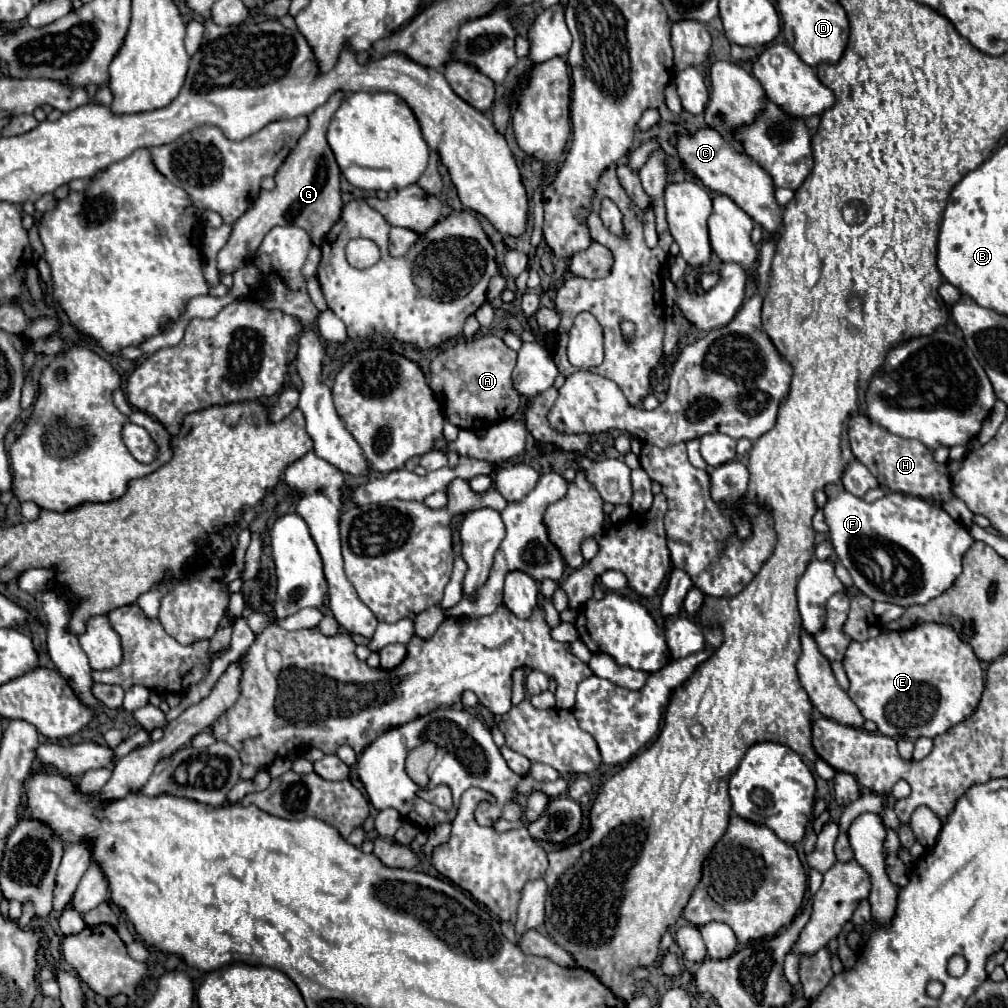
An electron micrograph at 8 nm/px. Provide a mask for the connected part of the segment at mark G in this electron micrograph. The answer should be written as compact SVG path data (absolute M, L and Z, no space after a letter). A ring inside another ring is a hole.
M342 91L334 93L322 107L318 107L308 117L308 129L300 137L298 145L292 149L292 153L284 159L280 169L274 175L276 187L272 191L262 191L254 205L232 225L232 233L228 243L218 251L218 273L234 273L238 267L242 267L260 247L260 241L264 235L276 227L276 225L298 225L308 231L312 243L316 247L322 245L326 233L332 229L332 225L340 219L342 213L342 197L340 197L340 169L336 165L334 153L326 141L326 129L340 107L340 101L346 95ZM318 215L318 223L314 223L310 217Z

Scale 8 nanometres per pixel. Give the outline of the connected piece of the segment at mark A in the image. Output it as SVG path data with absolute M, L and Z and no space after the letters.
M484 335L470 343L458 343L442 351L430 365L430 389L442 403L444 415L460 429L480 431L488 423L510 419L520 407L520 393L512 385L516 351L506 347L502 337Z

